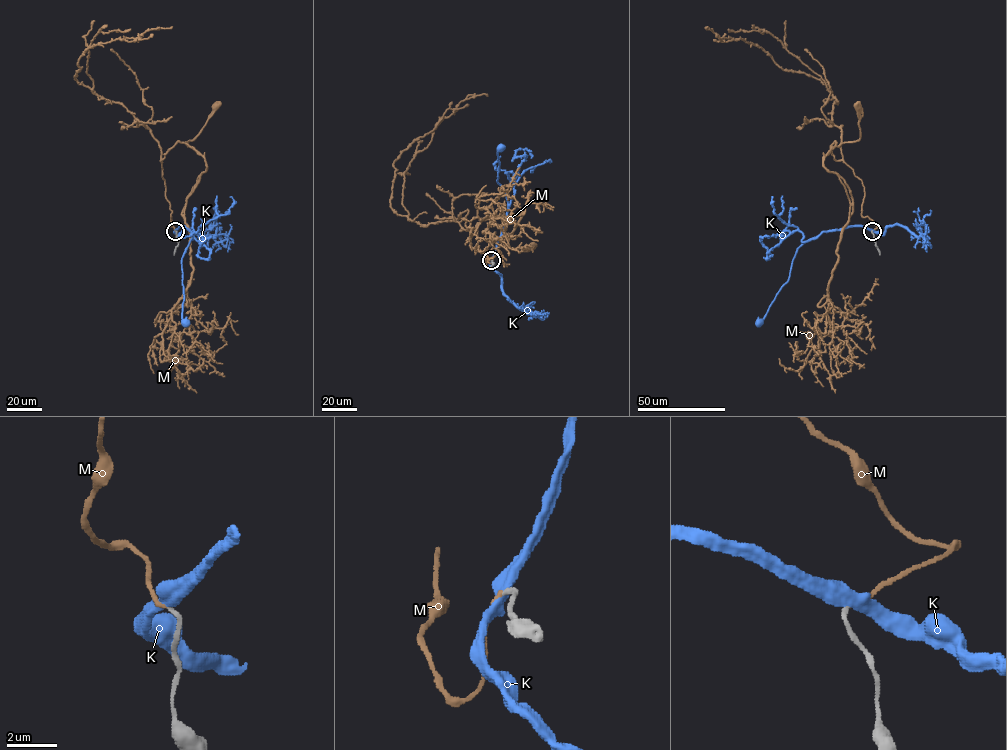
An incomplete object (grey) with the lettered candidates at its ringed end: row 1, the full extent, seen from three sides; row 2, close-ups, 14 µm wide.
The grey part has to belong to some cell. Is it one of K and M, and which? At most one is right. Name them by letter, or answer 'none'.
M

